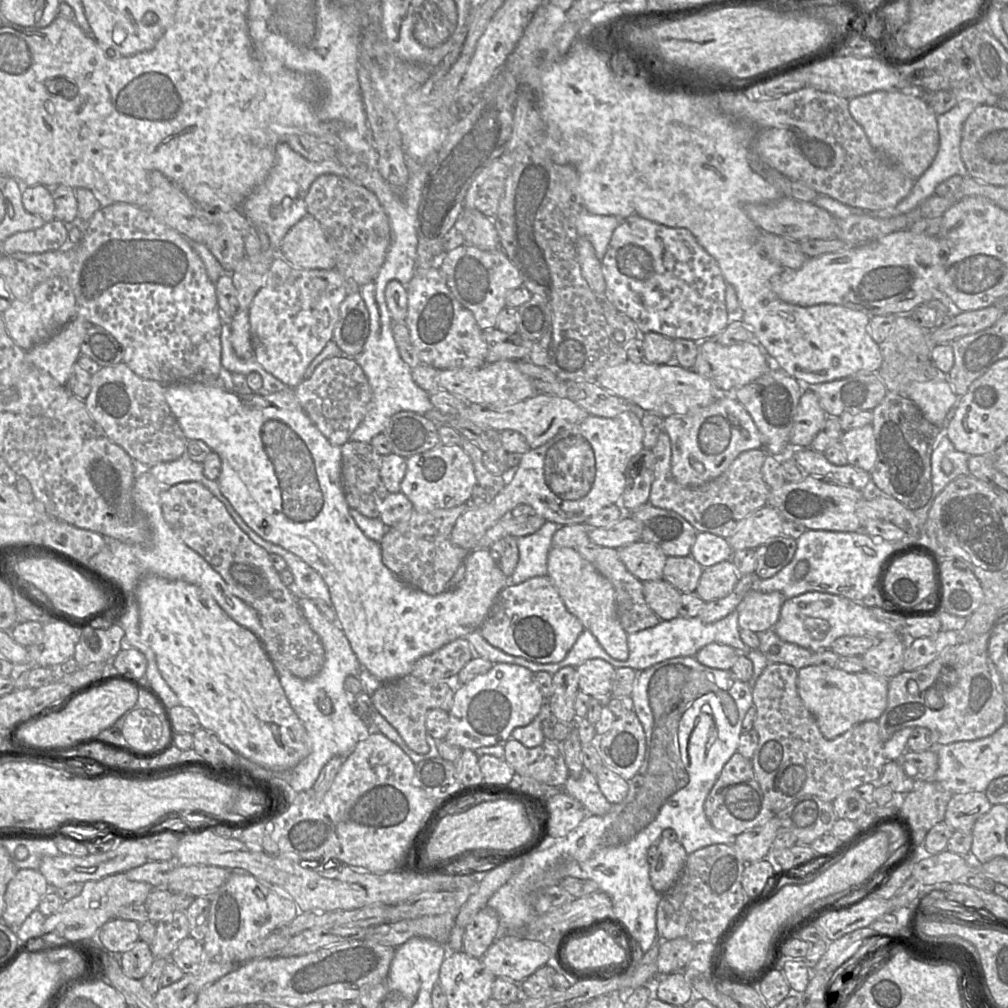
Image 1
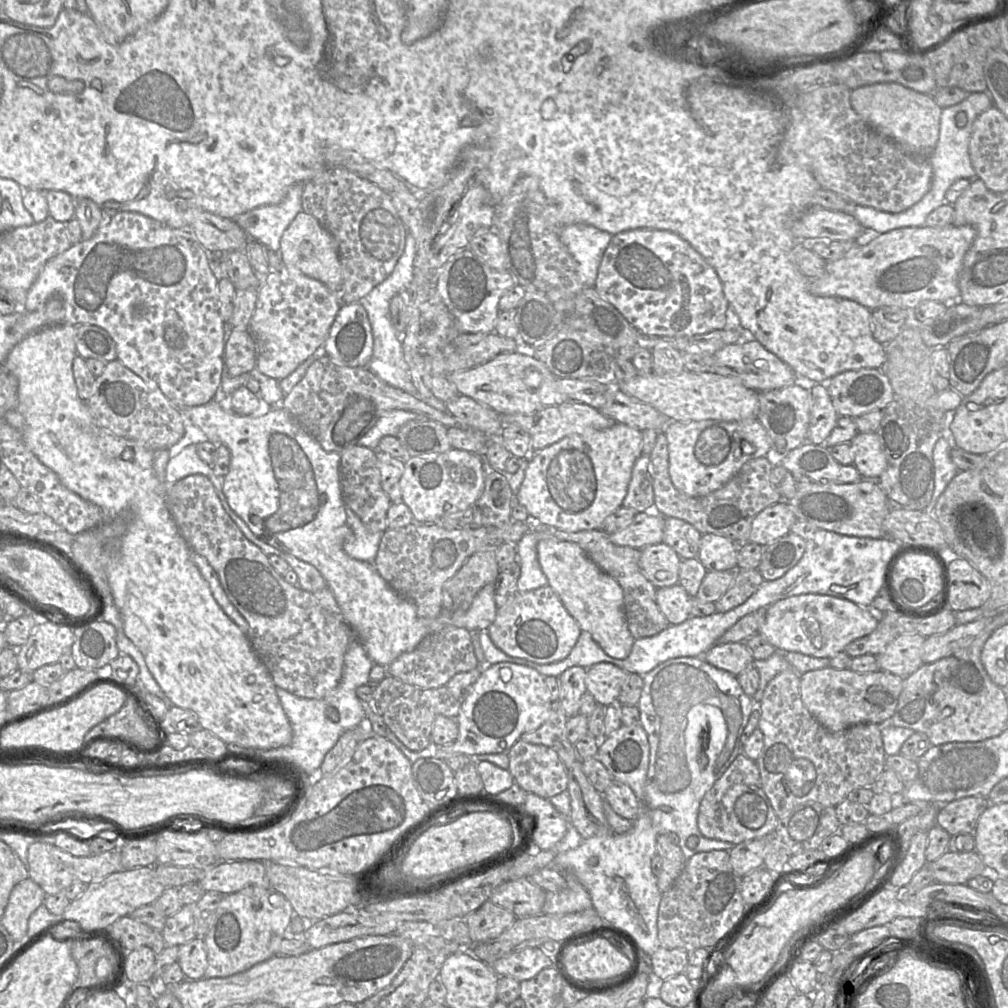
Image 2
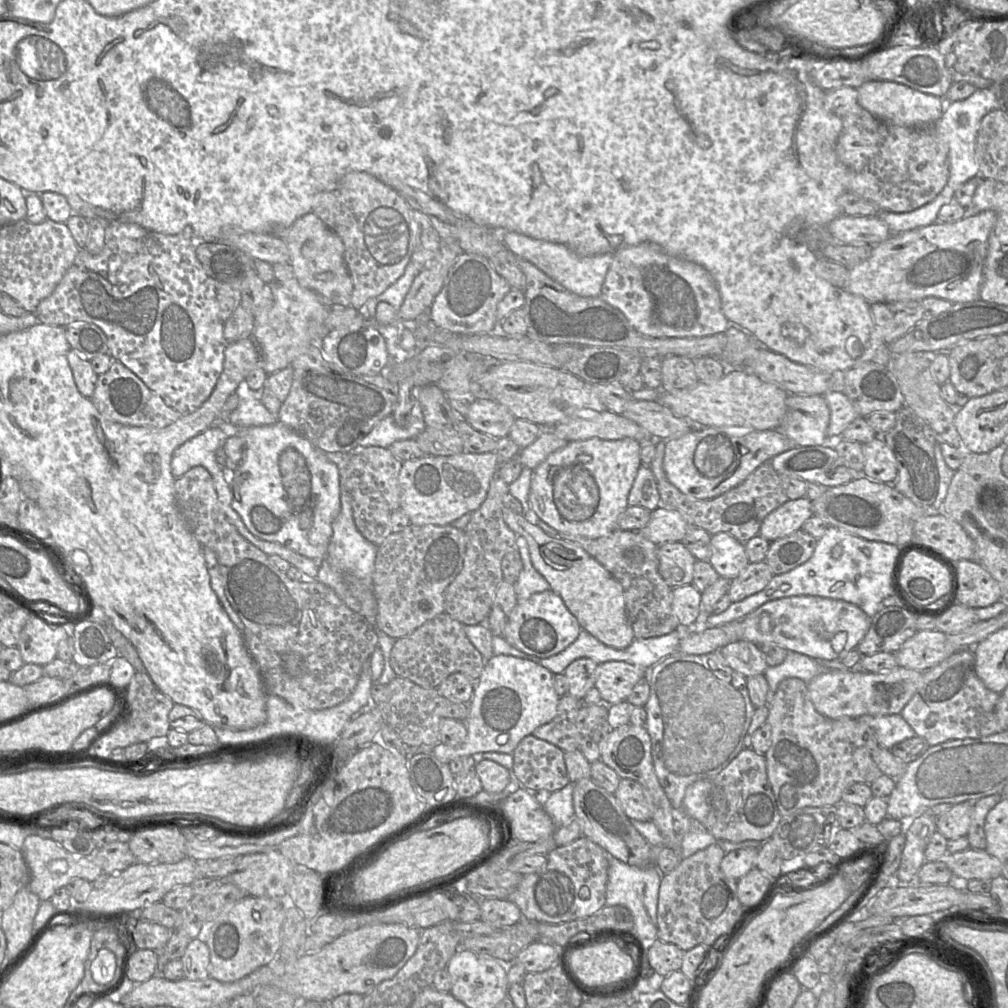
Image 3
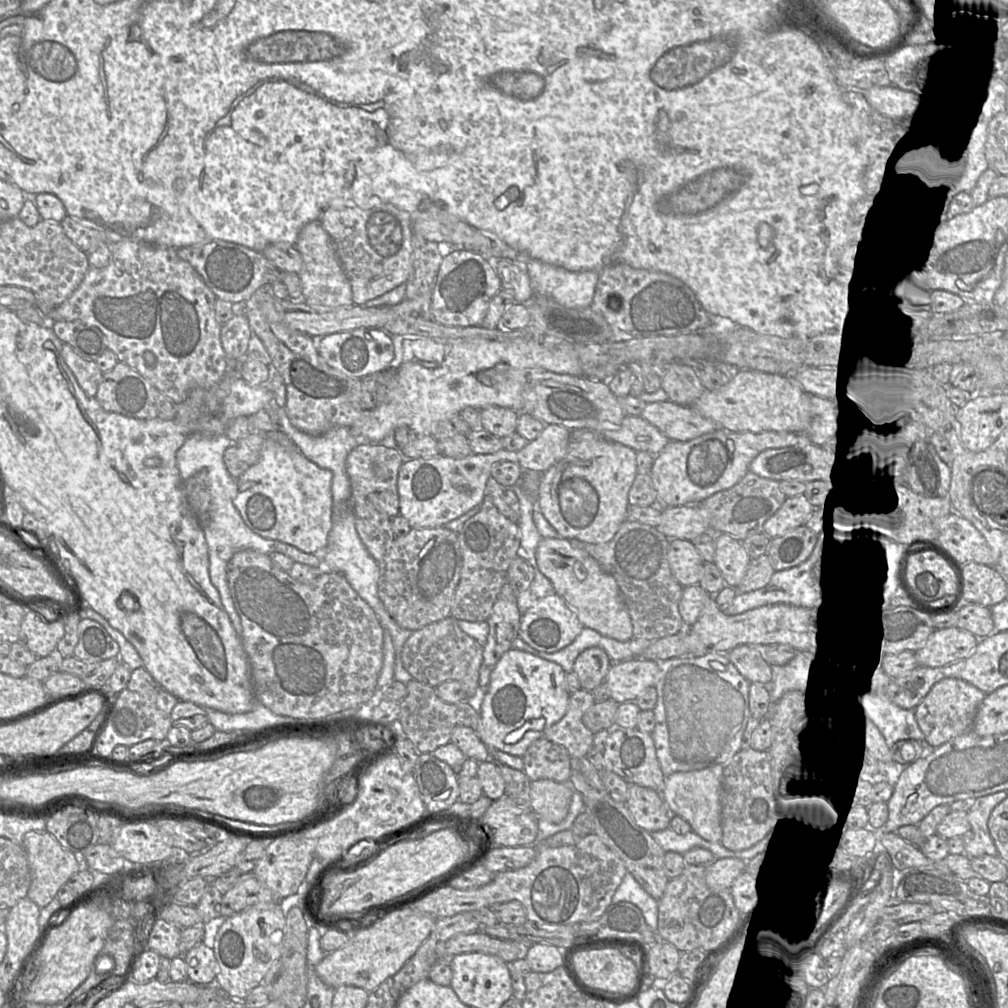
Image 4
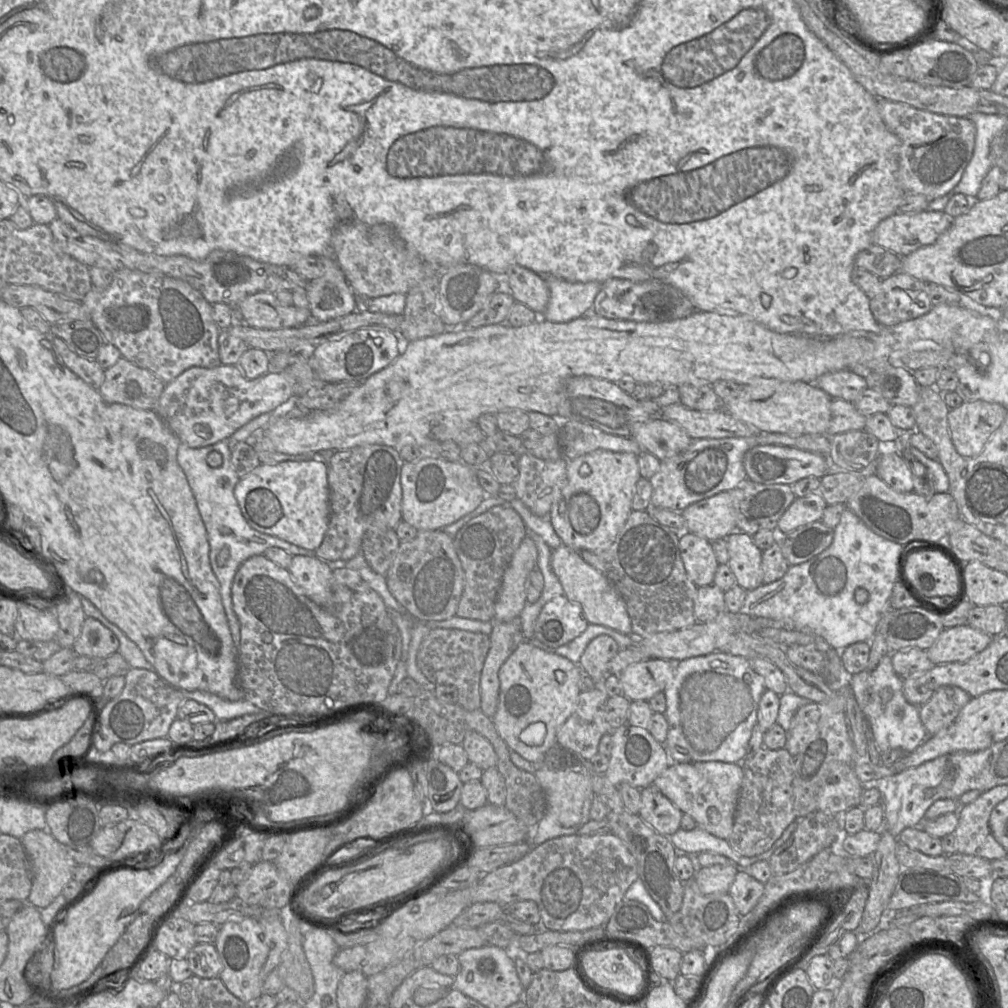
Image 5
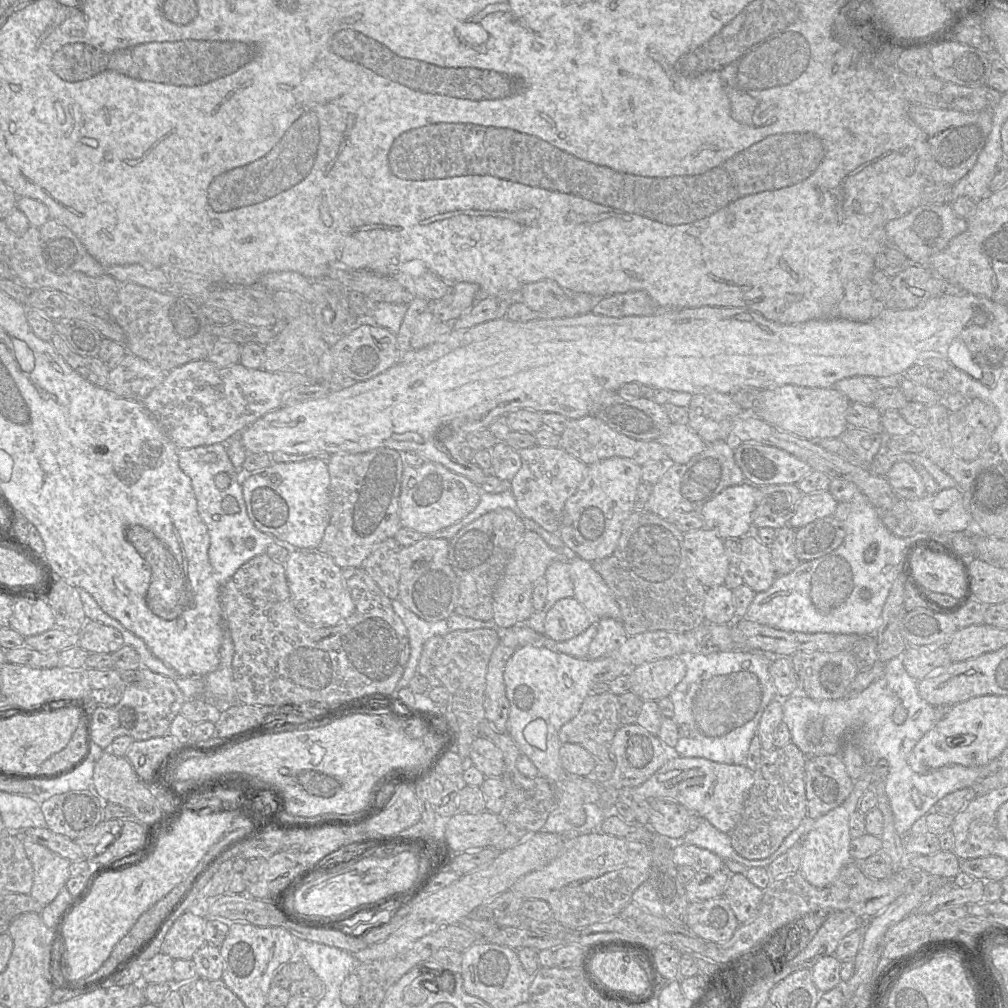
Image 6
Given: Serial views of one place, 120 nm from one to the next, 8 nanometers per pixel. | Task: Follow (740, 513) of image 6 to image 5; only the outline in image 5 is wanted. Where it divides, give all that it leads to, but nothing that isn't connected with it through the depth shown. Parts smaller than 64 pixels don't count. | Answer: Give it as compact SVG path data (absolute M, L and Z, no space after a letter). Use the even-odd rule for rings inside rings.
M722 492L688 506L681 512L685 531L707 541L726 538L736 531L736 514L730 492Z

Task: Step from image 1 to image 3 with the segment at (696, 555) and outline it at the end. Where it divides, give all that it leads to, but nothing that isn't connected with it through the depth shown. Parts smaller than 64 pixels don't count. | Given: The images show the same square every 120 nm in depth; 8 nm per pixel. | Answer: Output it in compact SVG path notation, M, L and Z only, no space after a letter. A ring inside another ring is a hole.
M725 532L711 536L709 563L720 577L737 577L750 563L744 543Z

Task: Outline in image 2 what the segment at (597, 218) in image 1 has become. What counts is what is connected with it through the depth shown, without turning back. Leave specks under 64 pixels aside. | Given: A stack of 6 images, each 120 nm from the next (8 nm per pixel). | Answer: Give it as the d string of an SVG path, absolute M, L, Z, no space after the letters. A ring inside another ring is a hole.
M582 223L563 227L559 235L577 263L577 273L581 282L585 287L594 287L603 254L613 236Z

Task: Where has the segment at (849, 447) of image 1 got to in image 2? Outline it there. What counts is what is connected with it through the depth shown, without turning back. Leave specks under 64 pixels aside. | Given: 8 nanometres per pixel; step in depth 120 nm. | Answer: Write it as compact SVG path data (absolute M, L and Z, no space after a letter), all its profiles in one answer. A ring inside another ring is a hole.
M858 433L851 441L853 451L853 465L857 468L863 479L879 479L887 466L877 434Z

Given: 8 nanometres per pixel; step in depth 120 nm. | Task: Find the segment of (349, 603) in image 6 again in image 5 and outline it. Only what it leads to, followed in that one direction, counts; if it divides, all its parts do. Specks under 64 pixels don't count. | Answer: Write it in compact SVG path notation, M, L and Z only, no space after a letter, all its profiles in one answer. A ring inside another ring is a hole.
M295 555L288 571L309 599L325 609L331 608L334 570L330 563L316 555Z

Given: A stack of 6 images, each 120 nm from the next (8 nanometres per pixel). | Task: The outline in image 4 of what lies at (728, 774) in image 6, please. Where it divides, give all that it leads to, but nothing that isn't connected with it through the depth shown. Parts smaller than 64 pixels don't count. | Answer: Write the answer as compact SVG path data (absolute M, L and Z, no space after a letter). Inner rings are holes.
M715 765L702 770L675 772L665 778L662 797L672 815L685 819L692 831L709 842L720 842L721 826L721 790L724 766Z

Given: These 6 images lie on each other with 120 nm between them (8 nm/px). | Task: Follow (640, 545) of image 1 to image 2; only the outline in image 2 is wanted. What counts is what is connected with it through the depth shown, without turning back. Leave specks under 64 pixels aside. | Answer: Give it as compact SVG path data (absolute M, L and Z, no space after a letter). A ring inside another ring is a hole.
M663 542L640 550L640 569L656 588L678 584L681 561L675 550Z

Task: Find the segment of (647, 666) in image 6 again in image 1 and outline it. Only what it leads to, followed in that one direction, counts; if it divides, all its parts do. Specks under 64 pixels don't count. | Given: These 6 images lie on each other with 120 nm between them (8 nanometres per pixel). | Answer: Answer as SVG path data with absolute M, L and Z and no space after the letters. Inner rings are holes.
M590 659L577 668L579 690L597 699L609 699L616 668L603 659Z

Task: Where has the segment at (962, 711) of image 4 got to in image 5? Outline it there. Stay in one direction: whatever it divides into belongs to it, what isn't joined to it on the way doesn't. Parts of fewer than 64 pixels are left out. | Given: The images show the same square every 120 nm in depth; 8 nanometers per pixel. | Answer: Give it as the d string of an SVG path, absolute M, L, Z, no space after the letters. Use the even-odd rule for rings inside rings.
M941 686L936 689L928 702L919 707L920 719L928 736L934 736L949 727L971 699L959 687Z

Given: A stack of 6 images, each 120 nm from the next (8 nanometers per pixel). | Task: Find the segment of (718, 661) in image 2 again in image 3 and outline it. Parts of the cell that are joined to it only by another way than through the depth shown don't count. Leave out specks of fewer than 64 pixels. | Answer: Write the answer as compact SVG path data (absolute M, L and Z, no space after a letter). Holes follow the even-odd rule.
M746 640L732 642L718 652L729 667L745 678L764 674L768 667L758 645Z

